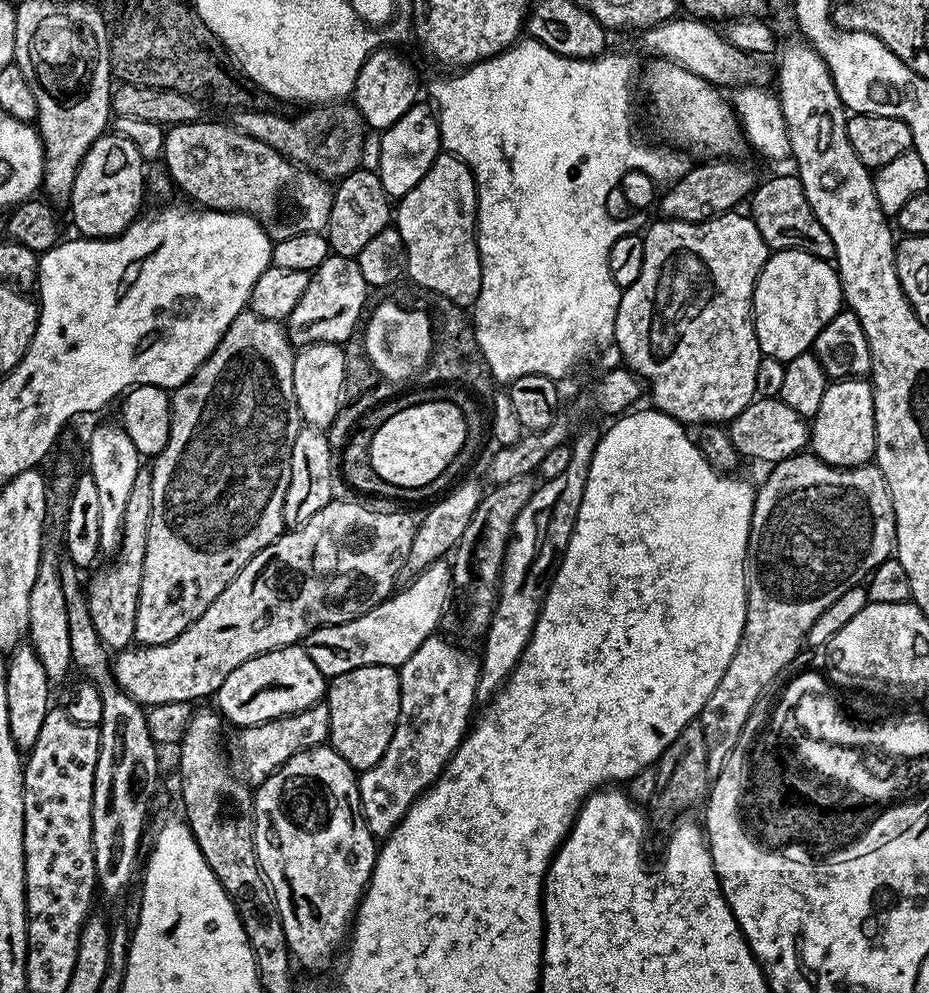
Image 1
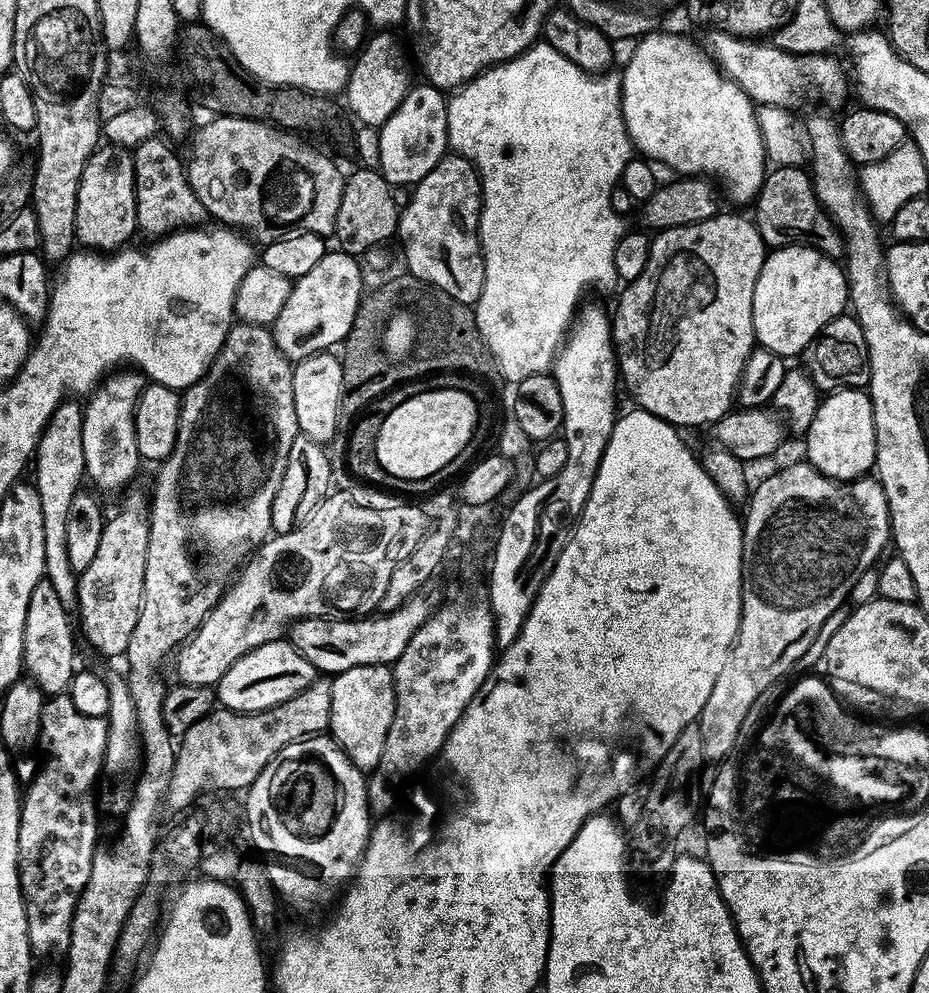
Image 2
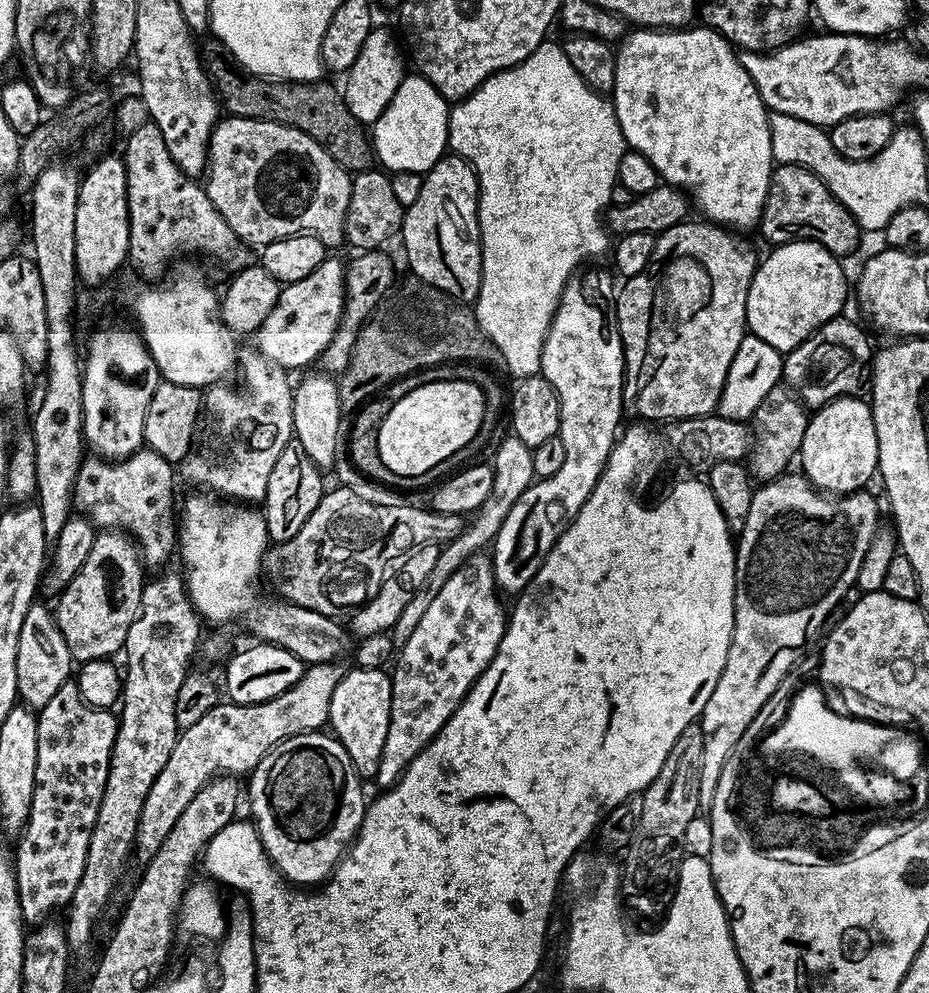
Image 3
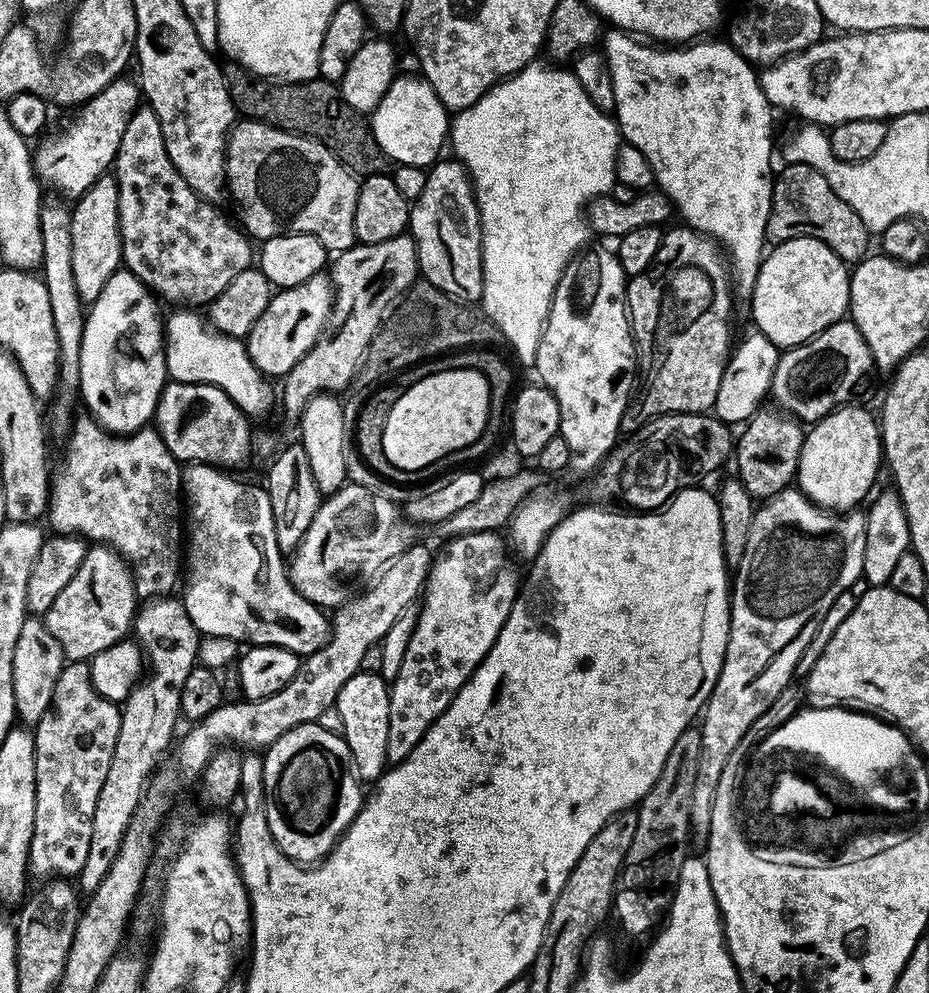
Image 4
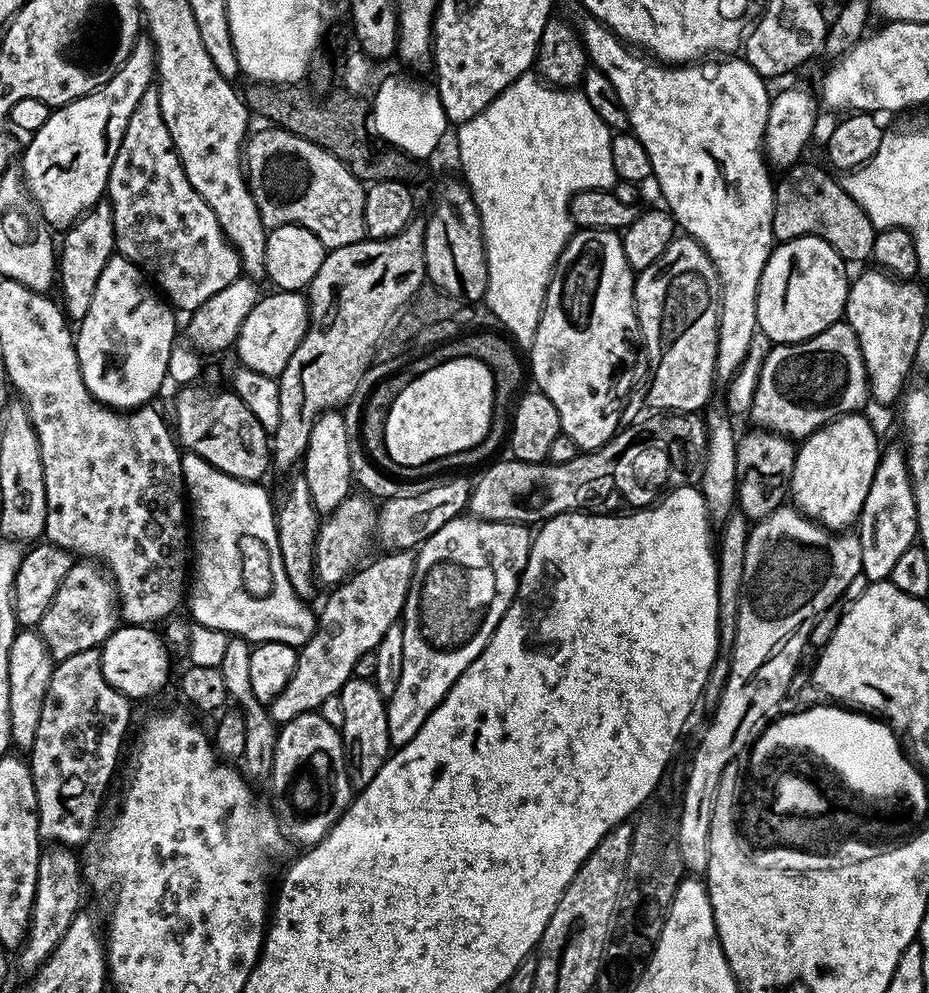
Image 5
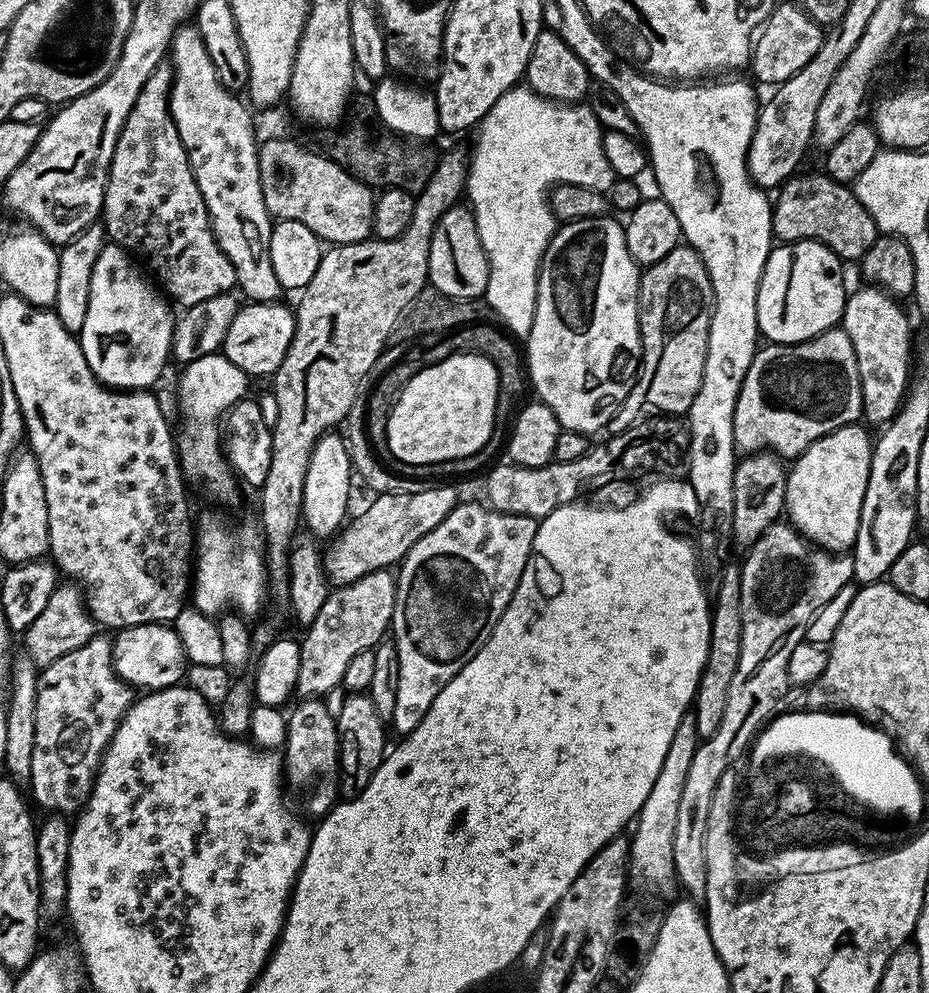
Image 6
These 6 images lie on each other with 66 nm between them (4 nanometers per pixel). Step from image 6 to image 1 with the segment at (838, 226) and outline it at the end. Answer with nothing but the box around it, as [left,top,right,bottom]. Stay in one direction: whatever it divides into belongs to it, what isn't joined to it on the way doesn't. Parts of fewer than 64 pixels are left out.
[750,174,835,261]

